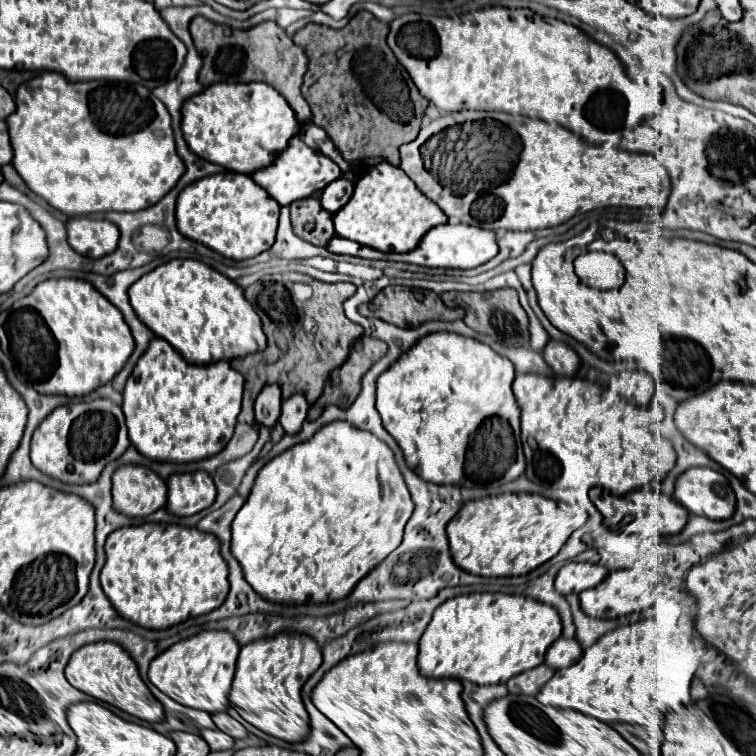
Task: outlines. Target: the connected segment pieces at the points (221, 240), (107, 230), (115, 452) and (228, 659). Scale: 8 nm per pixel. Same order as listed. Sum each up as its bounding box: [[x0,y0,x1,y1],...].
[[176,173,280,259],[66,217,120,259],[30,399,128,485],[148,631,240,713]]

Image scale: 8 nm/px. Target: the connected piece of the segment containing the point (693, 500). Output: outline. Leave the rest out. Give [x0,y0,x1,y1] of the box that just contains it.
[674,467,736,521]

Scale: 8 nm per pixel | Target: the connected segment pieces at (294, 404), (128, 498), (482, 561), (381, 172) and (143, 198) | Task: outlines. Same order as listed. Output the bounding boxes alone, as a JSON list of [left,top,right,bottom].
[[280,393,308,435],[112,465,166,517],[448,493,588,577],[334,163,448,253],[6,73,184,215]]

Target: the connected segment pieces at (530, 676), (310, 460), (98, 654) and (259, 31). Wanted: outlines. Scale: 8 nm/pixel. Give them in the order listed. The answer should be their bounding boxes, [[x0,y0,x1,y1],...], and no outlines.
[[506,665,554,695],[232,421,414,605],[66,641,164,723],[190,17,310,123]]

